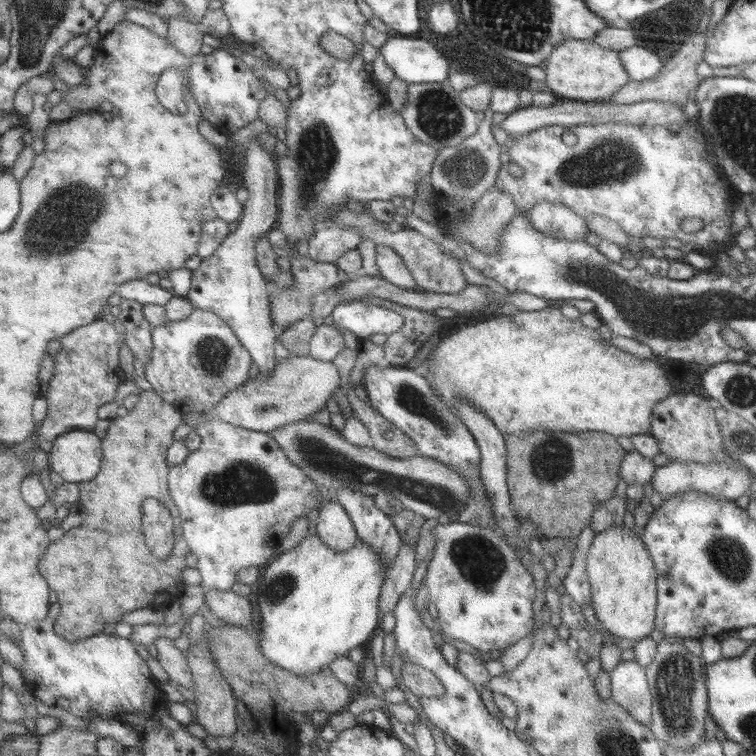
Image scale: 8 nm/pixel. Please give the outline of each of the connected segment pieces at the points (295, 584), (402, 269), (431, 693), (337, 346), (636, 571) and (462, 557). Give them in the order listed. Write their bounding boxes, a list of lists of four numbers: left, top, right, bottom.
[[255,529,390,676],[378,244,417,290],[398,664,445,699],[312,321,346,362],[586,526,657,642],[424,523,536,652]]

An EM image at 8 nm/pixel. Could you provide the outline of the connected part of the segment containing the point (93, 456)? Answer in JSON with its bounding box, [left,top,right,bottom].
[50,431,105,482]

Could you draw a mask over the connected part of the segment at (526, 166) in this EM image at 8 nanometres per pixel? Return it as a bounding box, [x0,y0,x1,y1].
[495,120,742,252]

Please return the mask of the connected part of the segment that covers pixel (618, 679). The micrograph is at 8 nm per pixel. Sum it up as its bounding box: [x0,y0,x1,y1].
[608,660,652,724]

